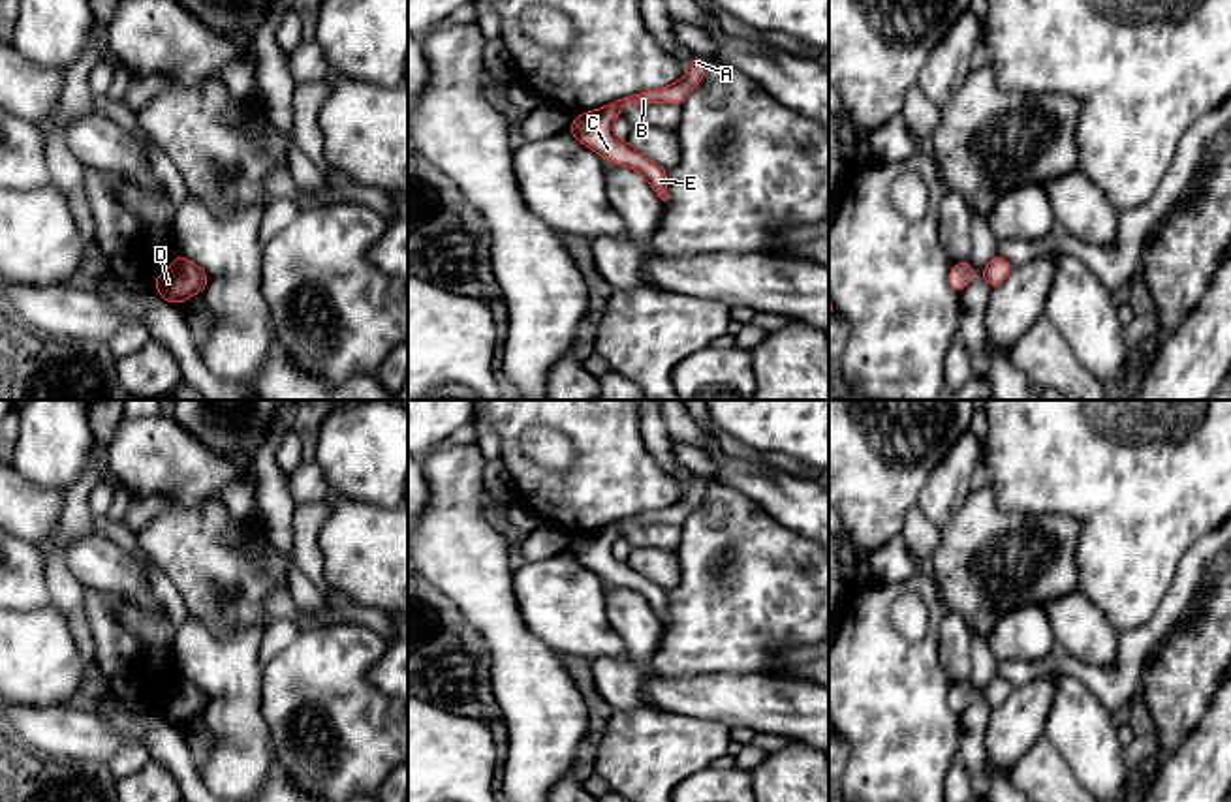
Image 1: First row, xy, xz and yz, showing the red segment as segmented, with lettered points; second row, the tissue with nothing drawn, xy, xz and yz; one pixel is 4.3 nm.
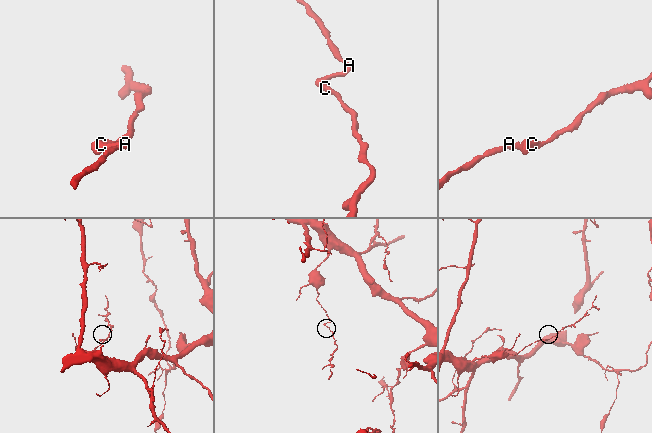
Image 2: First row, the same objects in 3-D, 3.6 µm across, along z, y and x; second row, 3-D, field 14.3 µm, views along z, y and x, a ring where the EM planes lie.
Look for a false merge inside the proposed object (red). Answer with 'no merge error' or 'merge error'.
no merge error

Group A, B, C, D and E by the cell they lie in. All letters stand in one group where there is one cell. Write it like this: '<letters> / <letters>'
A B C D E

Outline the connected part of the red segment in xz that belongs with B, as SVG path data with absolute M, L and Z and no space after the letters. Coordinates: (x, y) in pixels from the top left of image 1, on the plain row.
M692 473L692 486L686 496L677 503L616 520L592 533L575 535L569 547L569 554L603 580L639 592L648 601L650 609L658 614L658 618L662 622L667 622L667 590L637 573L633 567L628 565L626 560L616 560L611 554L611 547L620 537L622 528L628 524L682 526L690 513L703 501L705 492L707 481Z

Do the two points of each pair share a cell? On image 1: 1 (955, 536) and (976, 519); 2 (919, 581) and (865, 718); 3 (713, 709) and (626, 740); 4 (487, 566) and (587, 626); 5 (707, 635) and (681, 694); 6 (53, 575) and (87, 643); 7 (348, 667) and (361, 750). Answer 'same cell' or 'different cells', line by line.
1: same cell
2: same cell
3: different cells
4: different cells
5: different cells
6: same cell
7: same cell

